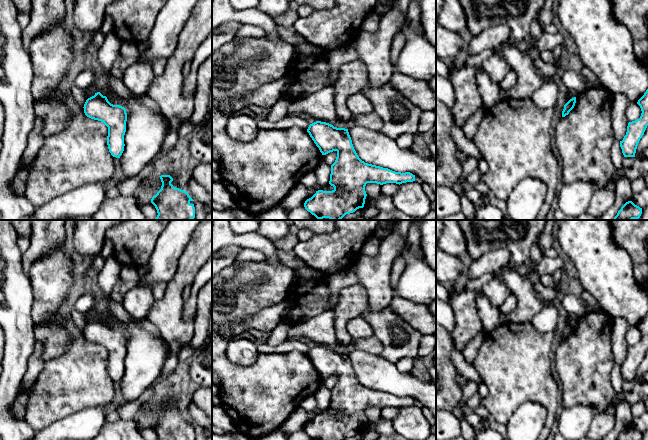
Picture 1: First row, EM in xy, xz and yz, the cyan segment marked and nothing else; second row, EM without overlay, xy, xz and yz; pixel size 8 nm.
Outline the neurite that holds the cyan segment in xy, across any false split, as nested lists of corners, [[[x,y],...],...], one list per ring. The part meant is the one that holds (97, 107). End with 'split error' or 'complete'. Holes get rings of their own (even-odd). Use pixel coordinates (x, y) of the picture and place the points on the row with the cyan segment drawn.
[[[100,92],[88,98],[84,104],[87,117],[103,122],[108,127],[107,145],[113,157],[120,158],[124,151],[127,113],[120,105],[111,104]]] | complete

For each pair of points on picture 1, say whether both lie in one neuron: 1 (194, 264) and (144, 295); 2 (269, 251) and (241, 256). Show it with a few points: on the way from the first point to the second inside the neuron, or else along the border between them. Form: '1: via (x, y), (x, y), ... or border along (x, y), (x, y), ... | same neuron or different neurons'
1: border along (180, 256), (174, 276), (168, 282) | different neurons
2: border along (241, 247), (259, 250), (264, 255), (264, 260) | different neurons

